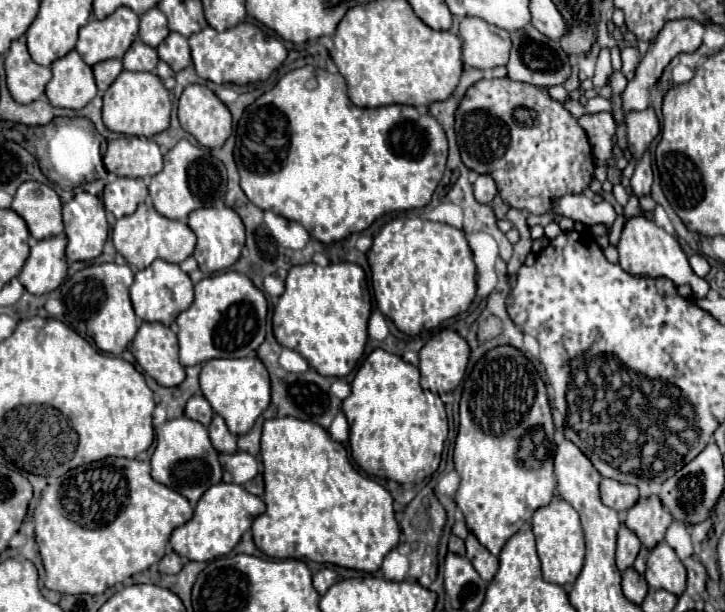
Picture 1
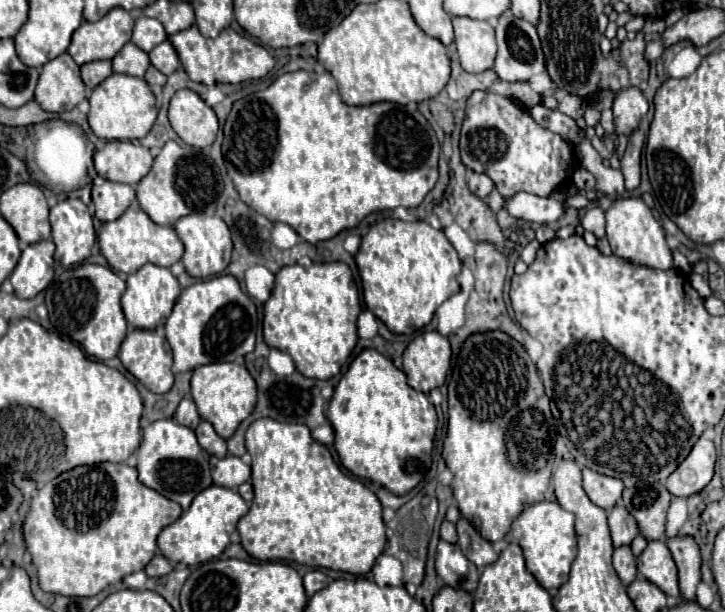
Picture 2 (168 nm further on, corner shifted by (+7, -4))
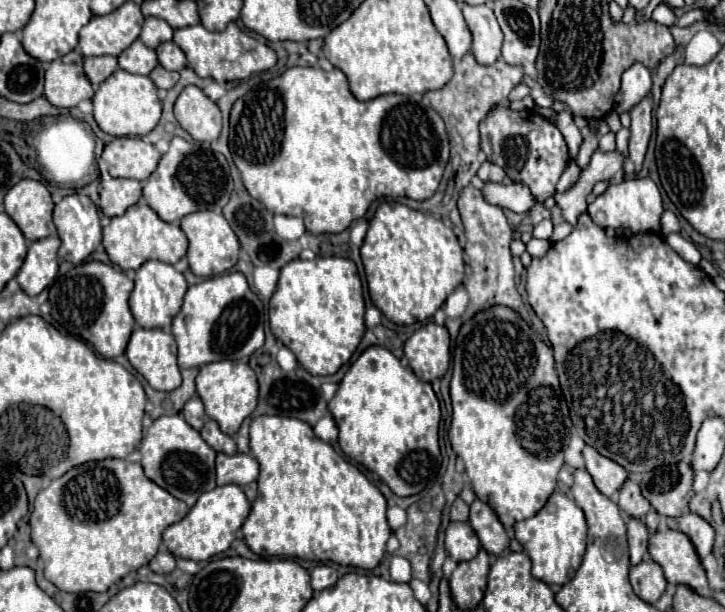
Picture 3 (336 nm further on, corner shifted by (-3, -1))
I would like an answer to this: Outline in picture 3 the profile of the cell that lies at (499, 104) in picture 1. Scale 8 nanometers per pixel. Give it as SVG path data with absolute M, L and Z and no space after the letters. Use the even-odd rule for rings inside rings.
M500 105L492 107L486 115L486 119L482 119L482 123L480 123L480 149L484 151L486 159L490 163L502 167L512 181L528 185L538 203L544 203L544 199L548 199L556 193L556 183L568 165L568 147L566 147L562 133L558 131L558 127L554 123L550 123L548 119L540 117L534 111L512 111L510 107L500 107Z

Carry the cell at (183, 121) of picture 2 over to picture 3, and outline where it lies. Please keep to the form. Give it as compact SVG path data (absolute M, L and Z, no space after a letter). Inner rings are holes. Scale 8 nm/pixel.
M188 85L174 105L174 115L182 129L186 129L194 141L214 141L220 137L222 113L214 101L196 85Z

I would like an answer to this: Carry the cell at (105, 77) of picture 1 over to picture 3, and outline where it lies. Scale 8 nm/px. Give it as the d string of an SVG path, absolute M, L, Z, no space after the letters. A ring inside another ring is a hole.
M112 55L84 57L84 71L86 71L86 77L90 79L94 89L98 89L98 85L104 79L108 79L116 69L118 69L118 59Z

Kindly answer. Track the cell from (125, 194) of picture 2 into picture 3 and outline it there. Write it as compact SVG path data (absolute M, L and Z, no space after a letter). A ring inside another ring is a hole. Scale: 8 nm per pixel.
M102 179L100 181L100 209L106 217L120 217L126 209L142 197L142 185L136 179Z

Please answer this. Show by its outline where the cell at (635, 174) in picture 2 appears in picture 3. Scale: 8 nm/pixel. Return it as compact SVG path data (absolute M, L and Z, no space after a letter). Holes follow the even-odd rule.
M644 97L632 111L632 137L630 137L630 159L634 163L634 173L640 173L644 155L652 135L652 97Z

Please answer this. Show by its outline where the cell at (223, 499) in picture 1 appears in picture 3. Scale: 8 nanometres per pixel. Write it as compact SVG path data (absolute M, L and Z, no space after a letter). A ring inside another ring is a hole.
M222 485L216 487L212 491L206 491L200 495L200 499L196 501L196 505L188 511L188 515L170 525L164 533L162 533L162 541L168 547L168 551L174 557L184 557L184 559L192 559L192 561L206 561L214 555L224 553L230 543L234 541L234 533L242 527L244 519L250 513L250 501L246 499L242 487L238 485Z

